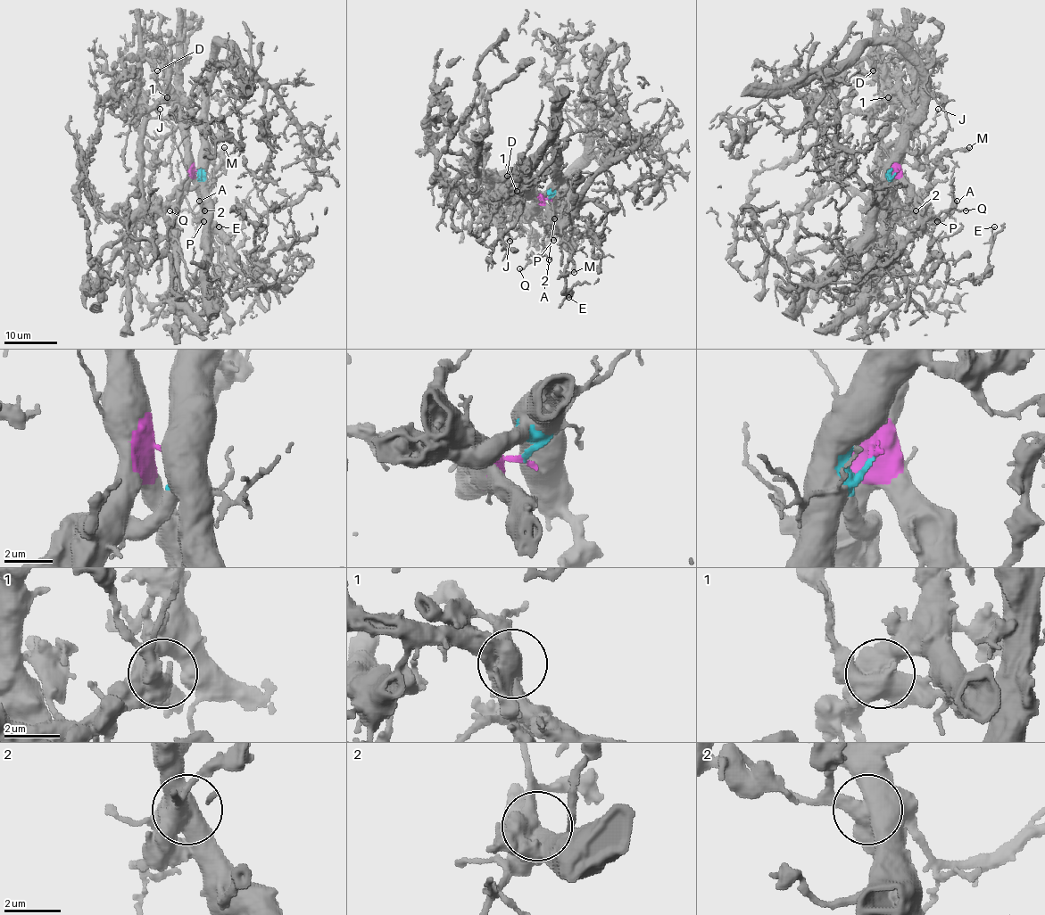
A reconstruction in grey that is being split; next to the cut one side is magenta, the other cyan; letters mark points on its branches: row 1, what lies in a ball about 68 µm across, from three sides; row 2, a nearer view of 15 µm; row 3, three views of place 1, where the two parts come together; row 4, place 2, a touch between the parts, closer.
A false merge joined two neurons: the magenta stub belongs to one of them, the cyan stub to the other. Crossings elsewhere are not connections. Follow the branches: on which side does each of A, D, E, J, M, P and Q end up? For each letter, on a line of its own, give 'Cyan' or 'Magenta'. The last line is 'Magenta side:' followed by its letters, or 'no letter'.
A: Magenta
D: Magenta
E: Magenta
J: Magenta
M: Magenta
P: Magenta
Q: Magenta
Magenta side: A, D, E, J, M, P, Q

